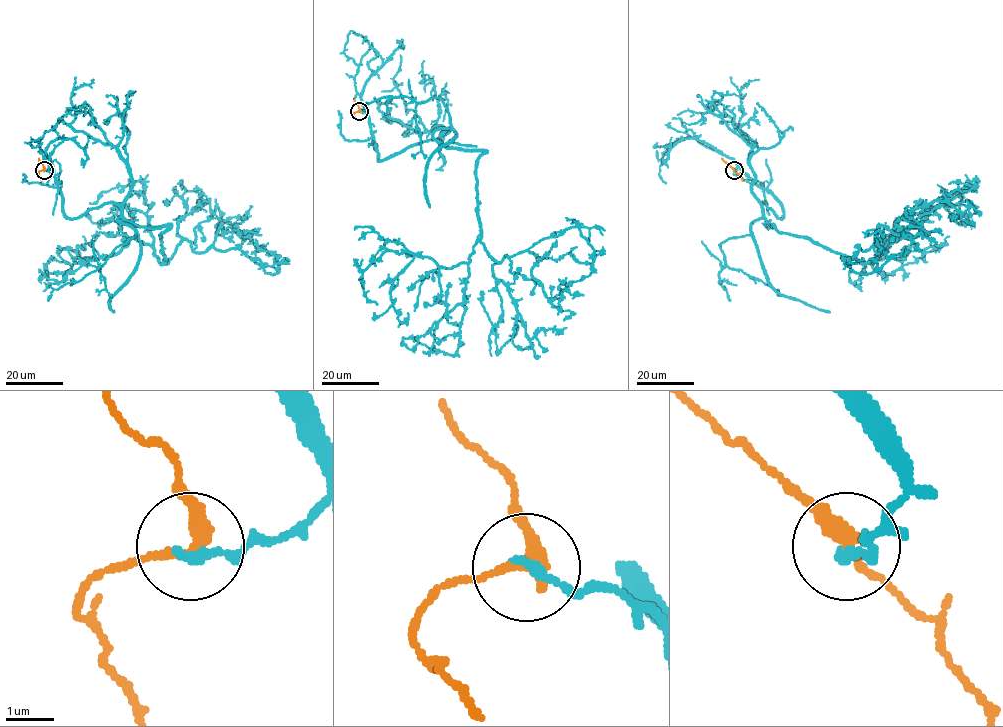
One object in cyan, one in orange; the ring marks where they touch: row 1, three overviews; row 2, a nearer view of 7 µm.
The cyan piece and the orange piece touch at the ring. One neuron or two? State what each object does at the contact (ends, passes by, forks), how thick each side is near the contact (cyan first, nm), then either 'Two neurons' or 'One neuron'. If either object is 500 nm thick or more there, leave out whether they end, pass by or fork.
At the ring cyan ends. At the ring orange passes by. Thickness 200 nm (cyan) against 280 nm. Two neurons

